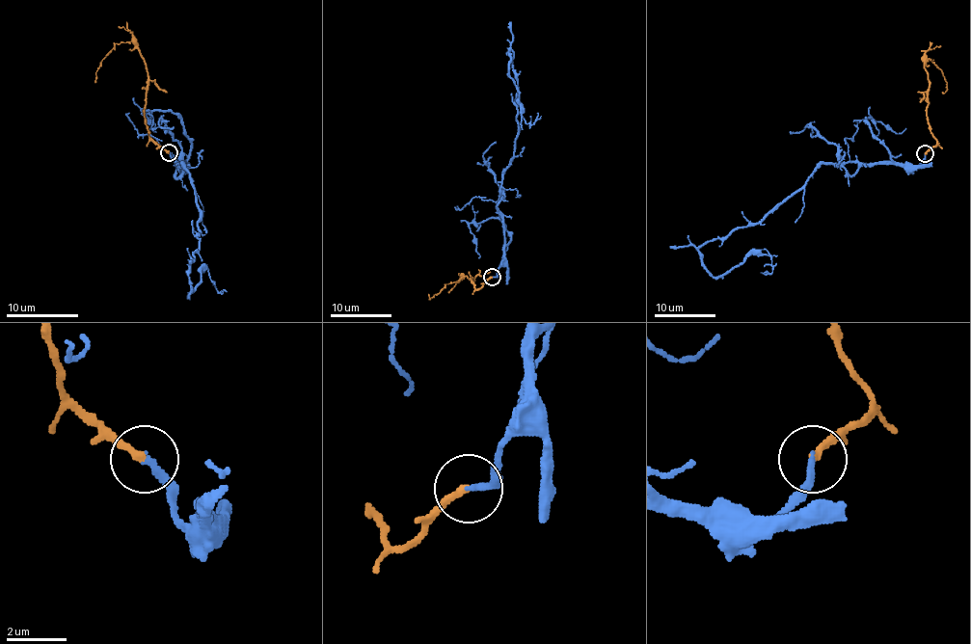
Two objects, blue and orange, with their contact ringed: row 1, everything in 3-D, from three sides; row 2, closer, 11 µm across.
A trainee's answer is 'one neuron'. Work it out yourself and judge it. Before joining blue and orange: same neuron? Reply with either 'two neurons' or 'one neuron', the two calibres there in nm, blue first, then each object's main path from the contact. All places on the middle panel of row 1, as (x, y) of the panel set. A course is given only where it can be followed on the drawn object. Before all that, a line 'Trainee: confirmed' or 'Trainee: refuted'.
Trainee: confirmed
one neuron; 220 nm thick on the blue side, 240 nm on the other; blue runs (492, 277), (504, 248), (497, 205), (501, 174), (518, 133), (510, 50), (522, 117), (532, 124), (537, 113); orange runs (492, 277), (479, 289), (464, 277), (460, 281), (450, 281), (433, 297), (429, 298), (429, 294)

